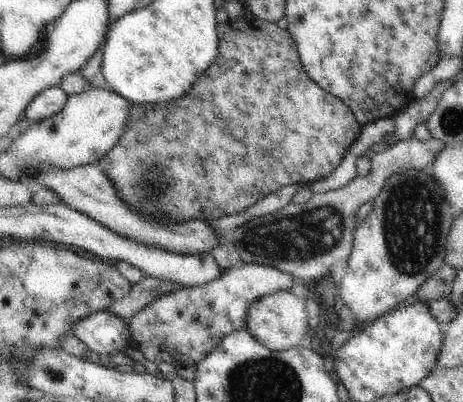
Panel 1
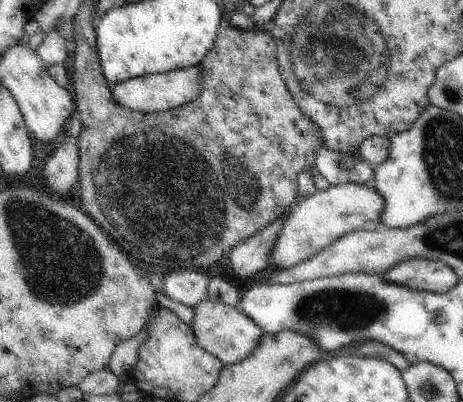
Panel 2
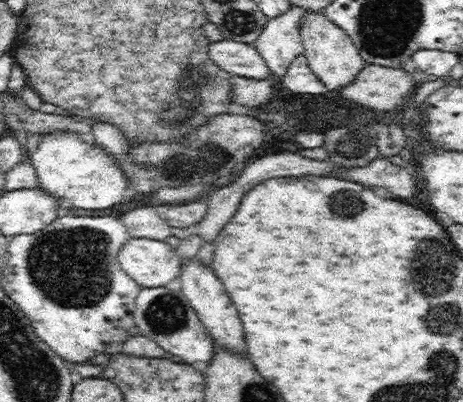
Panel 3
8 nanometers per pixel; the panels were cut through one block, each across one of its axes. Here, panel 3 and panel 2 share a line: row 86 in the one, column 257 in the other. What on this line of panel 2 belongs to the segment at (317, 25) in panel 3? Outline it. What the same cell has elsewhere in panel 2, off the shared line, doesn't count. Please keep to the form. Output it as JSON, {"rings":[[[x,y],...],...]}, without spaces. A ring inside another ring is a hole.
{"rings":[[[203,300],[193,308],[193,320],[189,326],[197,340],[197,346],[215,356],[223,366],[233,366],[247,358],[247,354],[251,354],[251,350],[255,350],[263,338],[263,330],[241,310],[211,300]]]}

